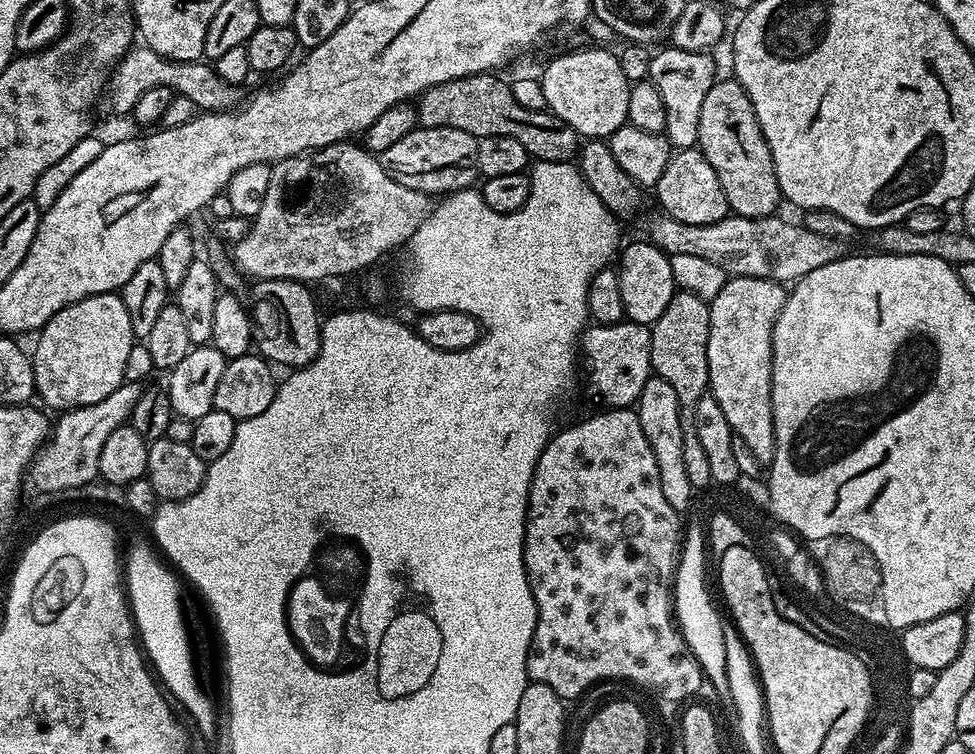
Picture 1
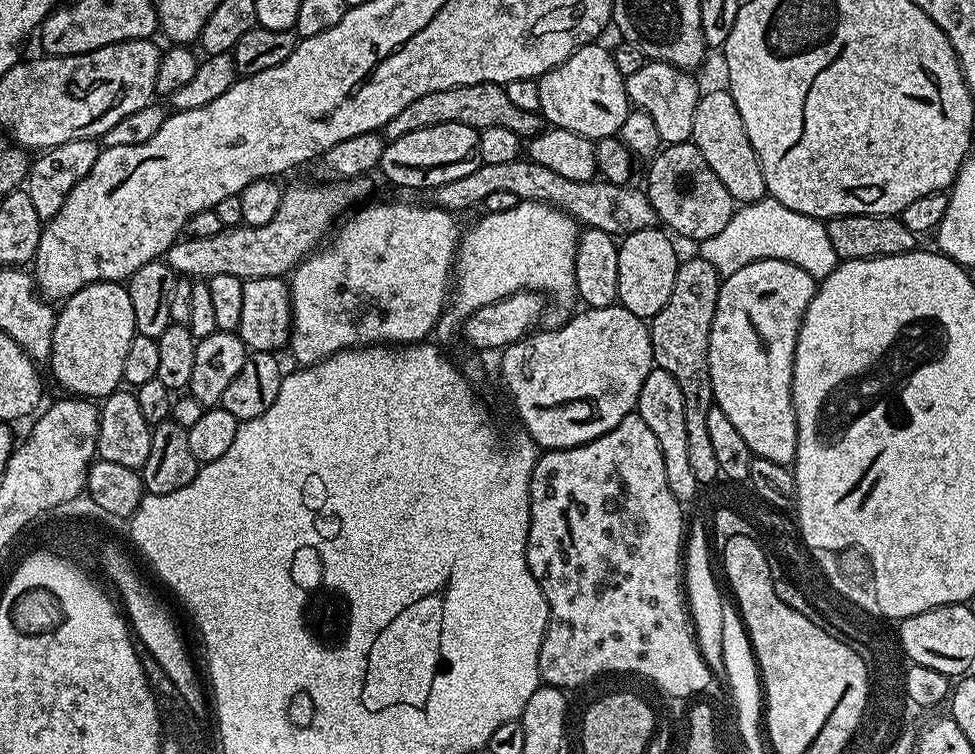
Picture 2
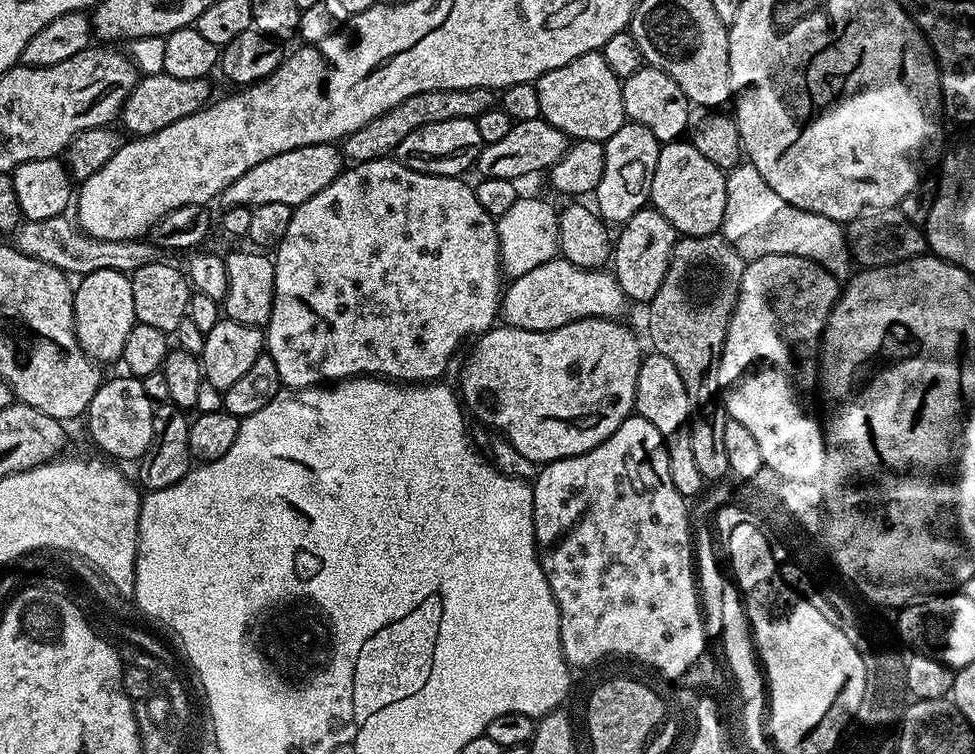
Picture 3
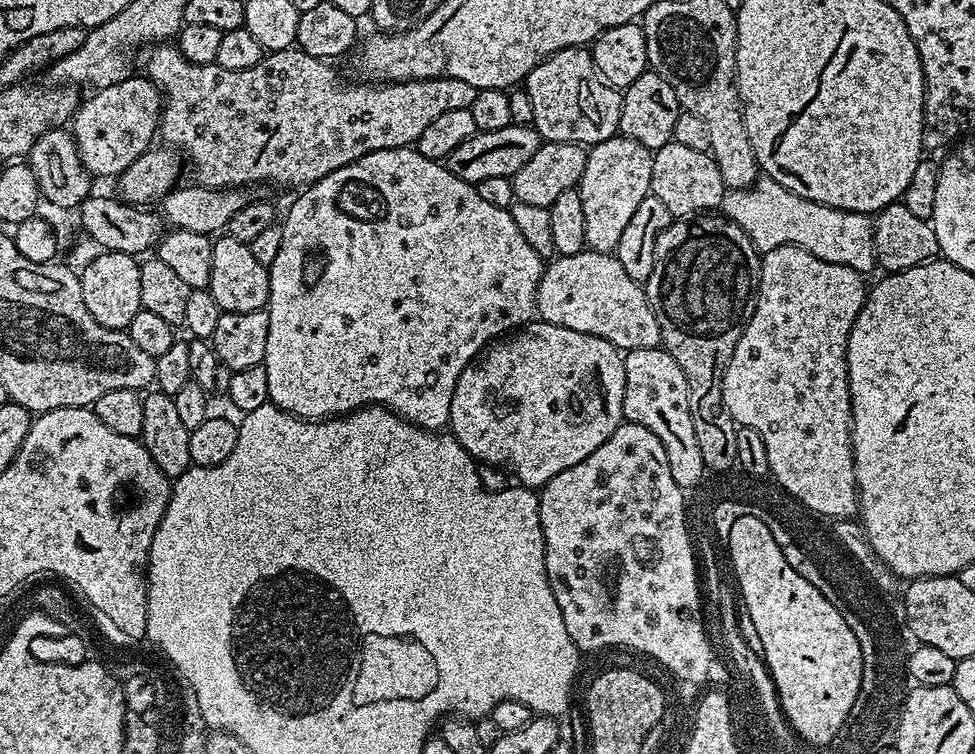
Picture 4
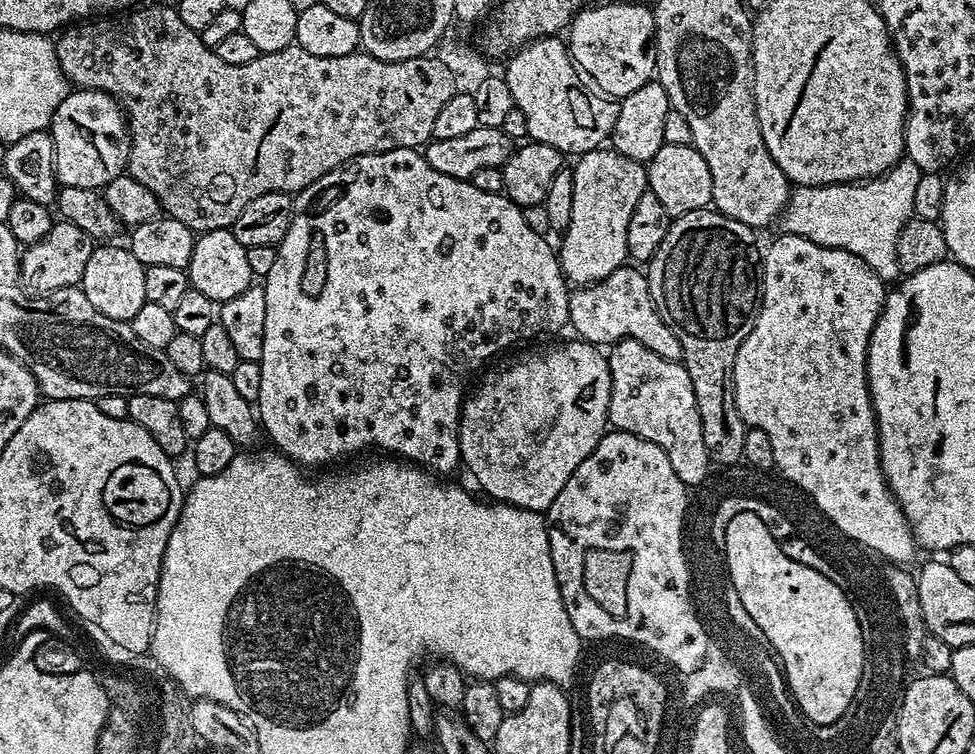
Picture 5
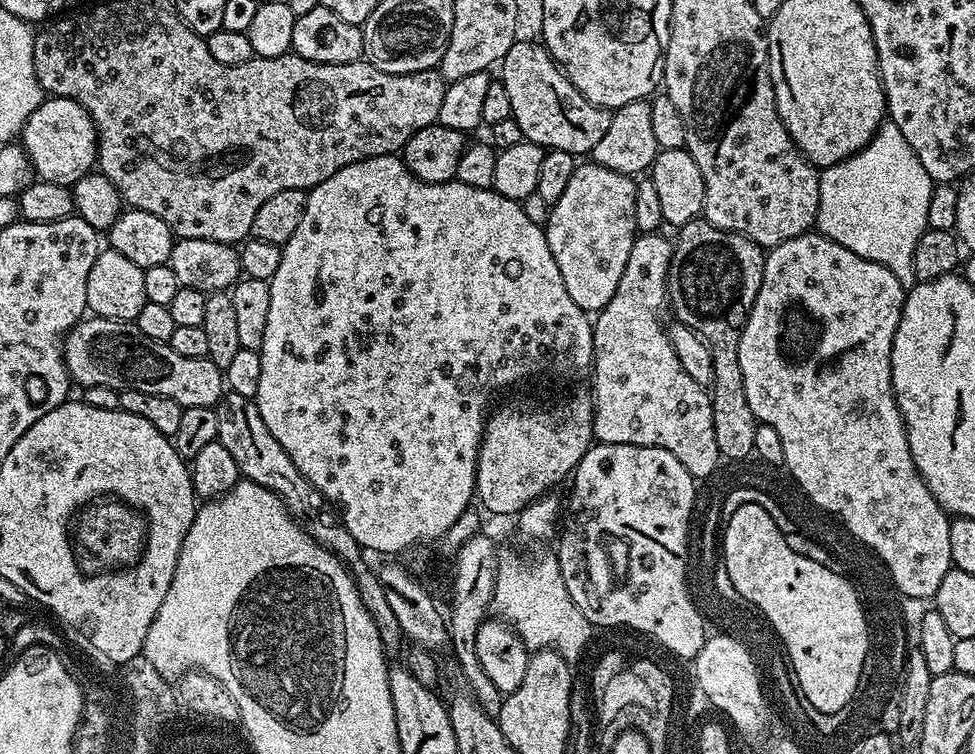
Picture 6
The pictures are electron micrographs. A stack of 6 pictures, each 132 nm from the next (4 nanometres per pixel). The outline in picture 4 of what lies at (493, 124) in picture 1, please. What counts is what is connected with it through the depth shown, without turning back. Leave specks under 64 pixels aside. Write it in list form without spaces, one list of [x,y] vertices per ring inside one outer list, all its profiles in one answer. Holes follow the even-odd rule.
[[[164,42],[159,46],[153,47],[152,52],[148,56],[148,69],[146,69],[146,75],[149,80],[156,83],[156,87],[160,89],[160,95],[162,97],[162,107],[160,109],[160,127],[158,129],[159,135],[164,136],[163,143],[165,145],[171,146],[173,149],[179,150],[185,157],[189,156],[190,159],[196,163],[196,176],[201,185],[206,188],[244,188],[249,186],[248,184],[300,184],[299,186],[307,186],[310,184],[317,184],[322,178],[326,178],[326,174],[330,174],[334,170],[338,170],[342,166],[346,166],[350,162],[354,162],[358,158],[362,158],[366,154],[371,152],[377,152],[378,150],[386,150],[387,148],[407,148],[409,146],[415,145],[416,140],[422,134],[422,130],[426,130],[426,126],[430,126],[430,122],[434,122],[434,118],[438,118],[441,114],[446,114],[446,110],[458,110],[459,108],[471,108],[474,98],[478,89],[474,86],[470,86],[470,82],[462,82],[458,78],[434,78],[433,80],[405,80],[403,82],[384,82],[377,86],[372,82],[364,82],[368,84],[340,84],[340,80],[336,77],[336,72],[332,69],[333,65],[327,60],[319,60],[317,56],[311,56],[302,51],[298,46],[293,46],[291,48],[283,48],[277,52],[268,52],[262,58],[262,62],[258,62],[258,66],[250,66],[250,70],[226,70],[222,66],[217,64],[195,64],[181,54],[179,47],[173,46],[171,43]]]

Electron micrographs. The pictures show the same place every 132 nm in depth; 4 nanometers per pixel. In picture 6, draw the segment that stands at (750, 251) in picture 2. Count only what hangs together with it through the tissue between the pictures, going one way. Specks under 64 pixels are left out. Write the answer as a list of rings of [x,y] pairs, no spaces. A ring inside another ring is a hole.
[[[885,122],[861,152],[820,172],[815,231],[821,236],[829,236],[838,242],[838,246],[846,246],[846,250],[854,250],[858,258],[886,266],[886,270],[890,270],[907,290],[917,283],[914,274],[914,246],[918,246],[918,238],[922,238],[922,234],[929,229],[928,215],[933,187],[934,182],[930,174],[926,174],[926,166],[918,162],[918,154],[914,154],[914,150],[910,150],[910,142],[902,138],[902,130],[898,130],[898,126],[891,122]]]

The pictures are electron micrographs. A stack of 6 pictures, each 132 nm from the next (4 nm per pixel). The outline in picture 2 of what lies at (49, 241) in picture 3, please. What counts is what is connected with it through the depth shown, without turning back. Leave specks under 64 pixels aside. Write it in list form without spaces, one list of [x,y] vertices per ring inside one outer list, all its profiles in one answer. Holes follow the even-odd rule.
[[[357,178],[343,182],[292,184],[289,188],[283,189],[282,202],[278,205],[278,211],[274,214],[274,218],[270,218],[270,222],[266,226],[225,228],[223,232],[214,234],[214,238],[194,238],[193,236],[181,238],[167,252],[166,262],[173,272],[184,278],[207,278],[214,274],[234,274],[234,278],[242,281],[267,276],[287,277],[305,256],[321,247],[322,241],[333,231],[334,225],[337,223],[336,215],[344,211],[347,213],[353,205],[365,199],[365,197],[363,198],[364,182],[363,179]]]

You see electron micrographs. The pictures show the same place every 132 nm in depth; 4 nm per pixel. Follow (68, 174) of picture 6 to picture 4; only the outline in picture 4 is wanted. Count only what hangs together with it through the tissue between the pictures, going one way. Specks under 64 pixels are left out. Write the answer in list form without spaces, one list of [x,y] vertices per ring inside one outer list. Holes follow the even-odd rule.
[[[133,74],[117,84],[95,89],[91,94],[93,96],[85,104],[83,101],[77,107],[76,114],[70,121],[70,131],[72,137],[76,139],[76,152],[80,156],[80,161],[84,163],[84,169],[93,177],[116,178],[120,173],[125,172],[143,152],[153,147],[155,140],[152,139],[157,139],[162,107],[160,89],[156,87],[154,81],[148,79],[147,75]]]

